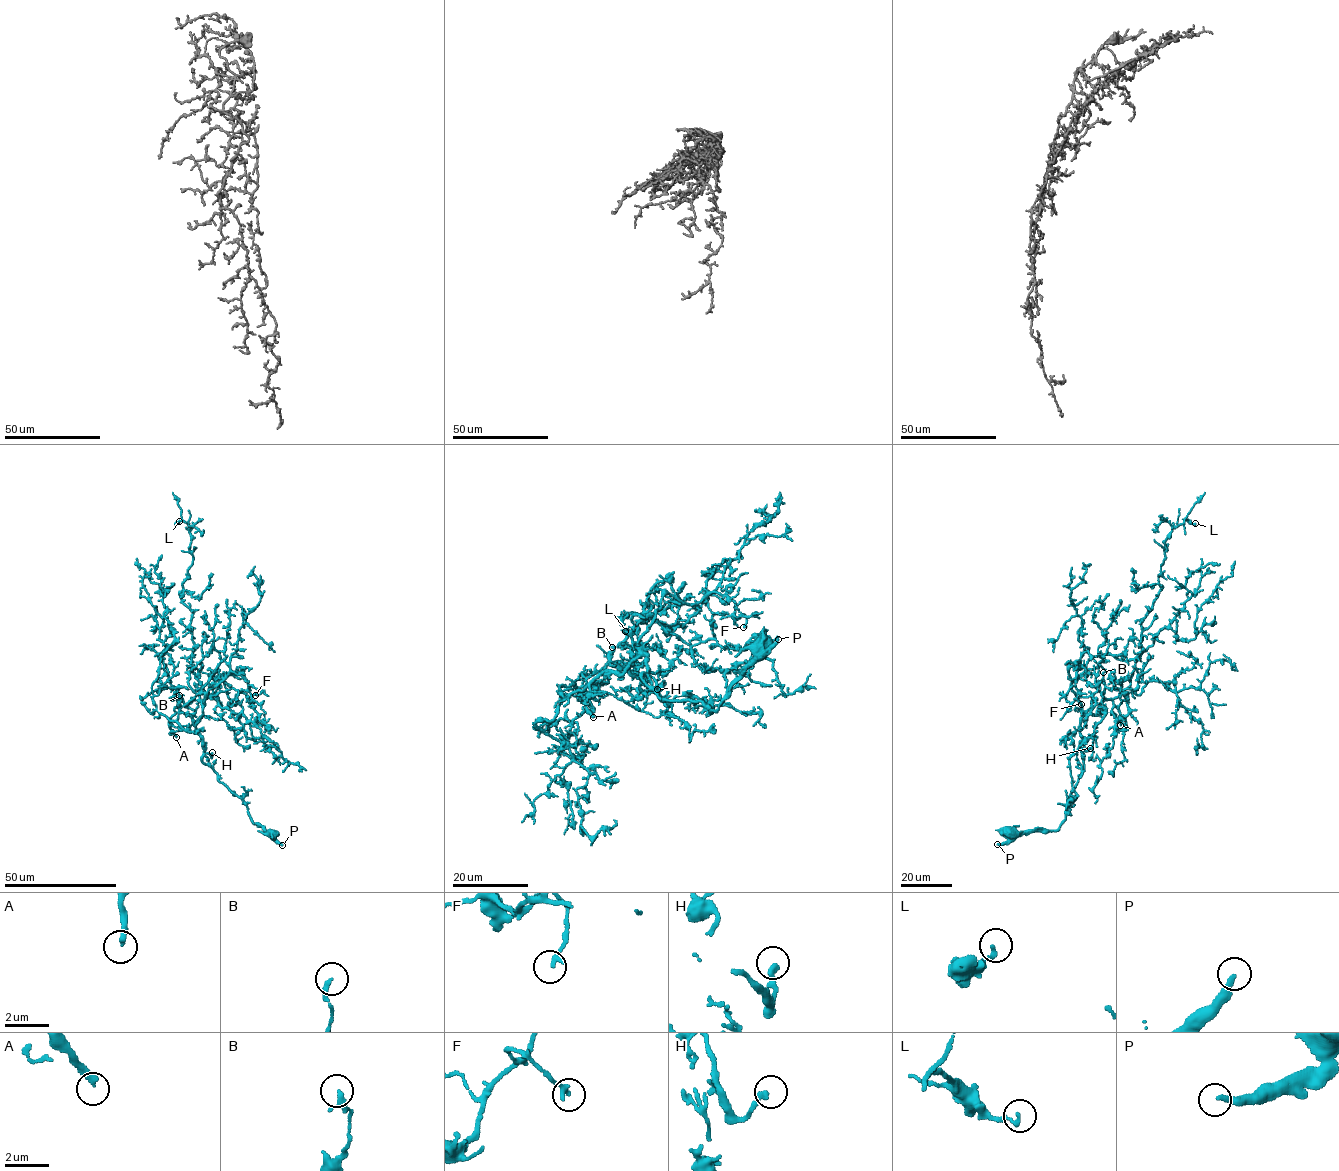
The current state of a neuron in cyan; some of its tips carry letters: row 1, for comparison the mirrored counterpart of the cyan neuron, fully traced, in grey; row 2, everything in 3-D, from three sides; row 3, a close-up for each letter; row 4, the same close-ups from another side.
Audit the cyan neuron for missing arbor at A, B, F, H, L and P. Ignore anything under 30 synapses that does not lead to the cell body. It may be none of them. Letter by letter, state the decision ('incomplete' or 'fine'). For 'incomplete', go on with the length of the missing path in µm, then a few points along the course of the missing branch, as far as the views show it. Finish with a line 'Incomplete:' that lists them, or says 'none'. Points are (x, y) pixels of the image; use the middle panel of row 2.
A: incomplete; missing 90 µm; course (593, 717), (639, 781), (678, 812), (757, 805), (765, 782), (757, 769)
B: fine
F: fine
H: fine
L: fine
P: fine
Incomplete: A

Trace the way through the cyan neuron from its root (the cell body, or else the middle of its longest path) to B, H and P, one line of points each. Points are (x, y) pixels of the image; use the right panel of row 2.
B: (1011, 834), (1056, 831), (1065, 819), (1083, 768), (1080, 720), (1097, 715), (1104, 699), (1103, 672)
H: (1011, 834), (1057, 830), (1083, 768), (1079, 742), (1086, 750), (1090, 748)
P: (1011, 834), (1006, 841), (997, 844)

